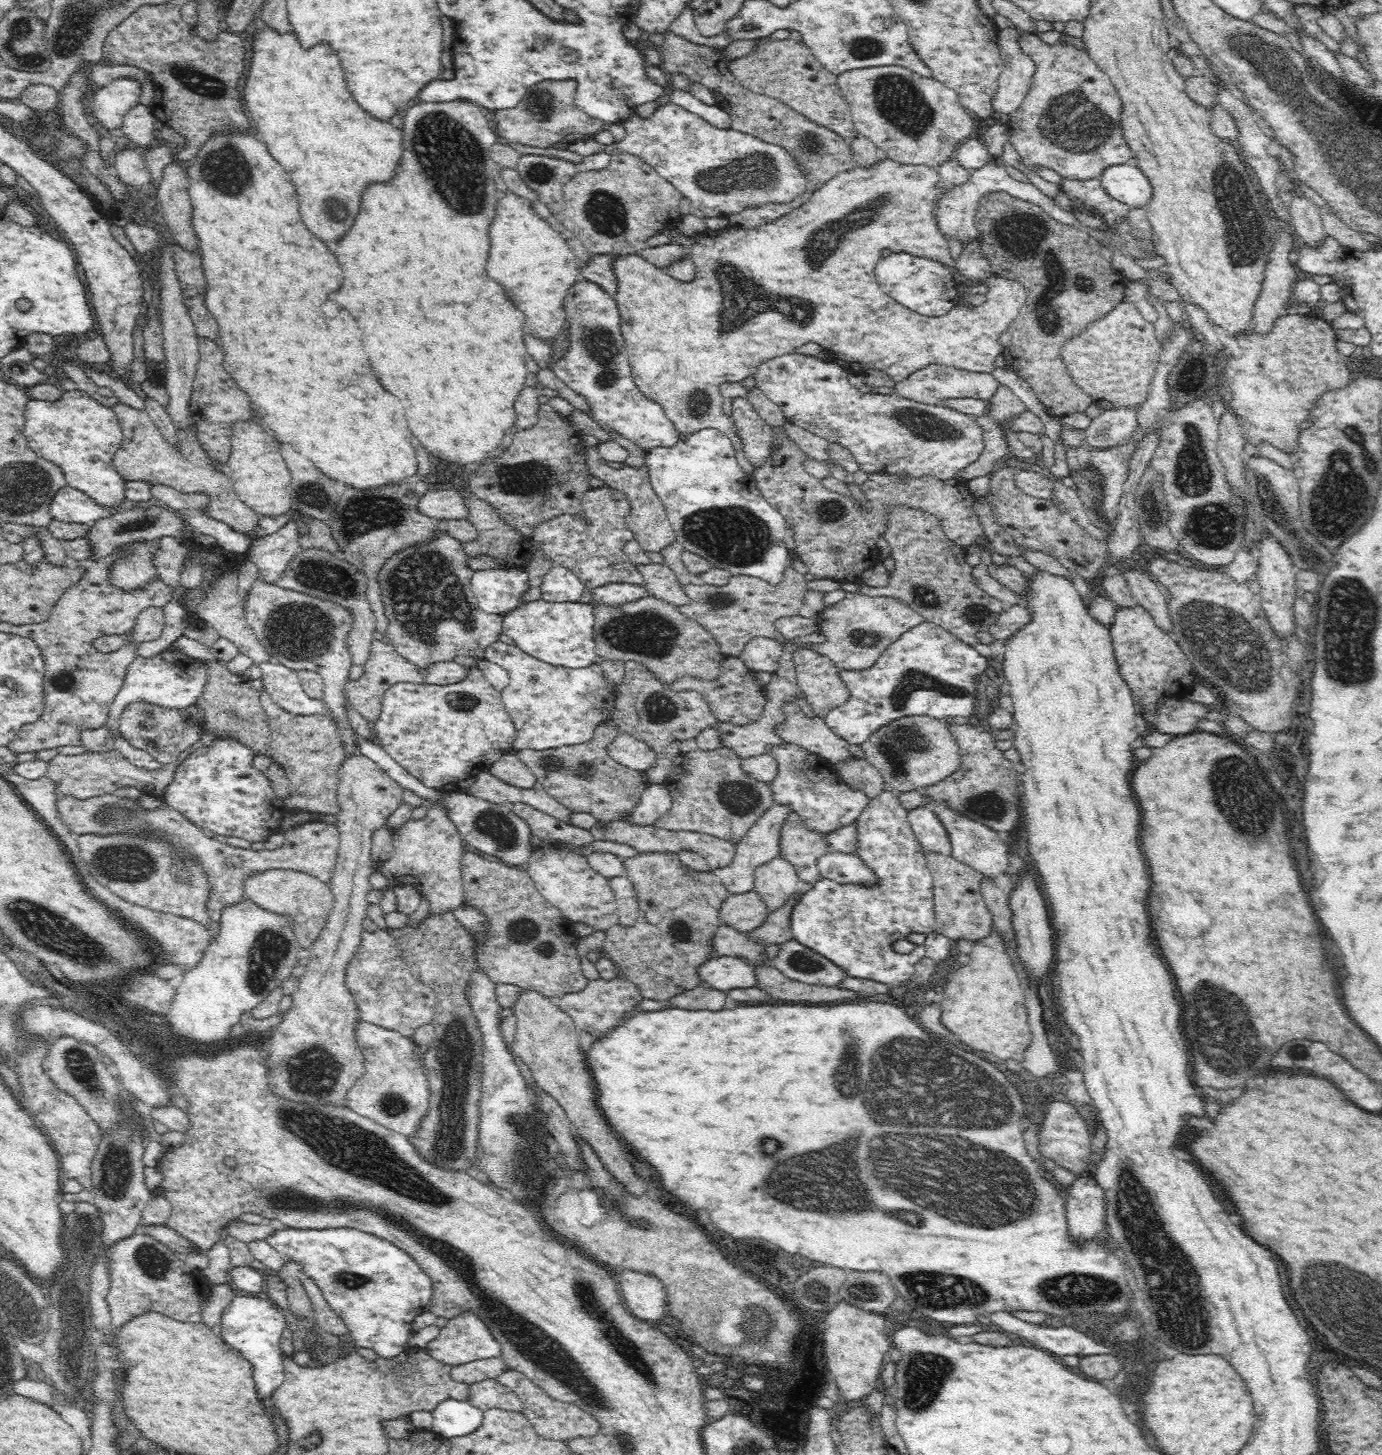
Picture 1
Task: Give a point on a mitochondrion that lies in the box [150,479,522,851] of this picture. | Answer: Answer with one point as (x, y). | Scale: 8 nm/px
(427, 598)

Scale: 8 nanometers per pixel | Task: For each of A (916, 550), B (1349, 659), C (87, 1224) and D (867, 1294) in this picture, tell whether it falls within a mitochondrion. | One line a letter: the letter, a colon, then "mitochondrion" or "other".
A: other
B: mitochondrion
C: mitochondrion
D: mitochondrion

